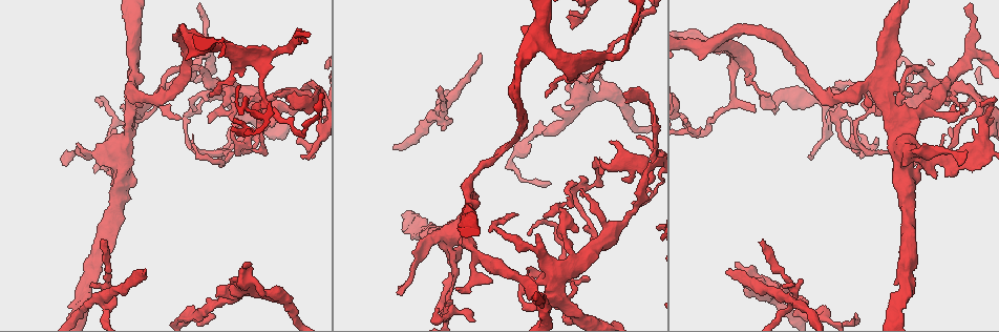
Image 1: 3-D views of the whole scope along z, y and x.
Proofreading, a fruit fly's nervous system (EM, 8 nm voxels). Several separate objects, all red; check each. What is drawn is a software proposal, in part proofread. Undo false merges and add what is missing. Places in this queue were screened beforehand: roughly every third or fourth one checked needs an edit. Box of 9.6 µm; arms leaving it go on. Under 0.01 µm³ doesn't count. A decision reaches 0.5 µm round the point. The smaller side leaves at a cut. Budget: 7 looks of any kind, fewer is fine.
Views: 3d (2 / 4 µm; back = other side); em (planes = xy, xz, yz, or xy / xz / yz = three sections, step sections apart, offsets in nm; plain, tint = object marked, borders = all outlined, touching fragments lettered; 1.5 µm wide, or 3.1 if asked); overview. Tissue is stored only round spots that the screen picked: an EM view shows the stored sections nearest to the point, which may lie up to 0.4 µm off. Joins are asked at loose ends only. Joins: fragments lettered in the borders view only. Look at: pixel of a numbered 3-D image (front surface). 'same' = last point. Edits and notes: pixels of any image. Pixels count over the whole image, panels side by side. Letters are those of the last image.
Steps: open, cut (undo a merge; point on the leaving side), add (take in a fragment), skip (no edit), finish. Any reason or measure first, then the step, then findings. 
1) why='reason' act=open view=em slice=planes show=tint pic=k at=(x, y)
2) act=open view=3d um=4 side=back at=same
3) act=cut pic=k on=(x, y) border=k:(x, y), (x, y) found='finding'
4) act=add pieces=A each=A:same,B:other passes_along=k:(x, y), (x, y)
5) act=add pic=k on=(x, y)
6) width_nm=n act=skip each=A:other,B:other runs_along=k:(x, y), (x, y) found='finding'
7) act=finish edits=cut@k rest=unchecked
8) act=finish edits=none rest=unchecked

why='a fork' act=open view=em slice=xy step=8 show=tint pic=1 at=(140, 111)

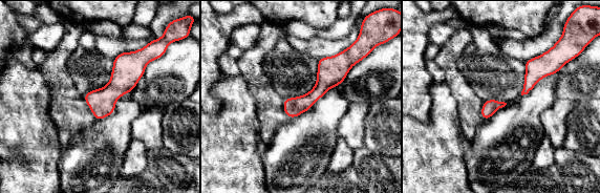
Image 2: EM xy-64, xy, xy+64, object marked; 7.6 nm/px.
why='cut it another way' act=open view=em slice=planes show=tint at=same

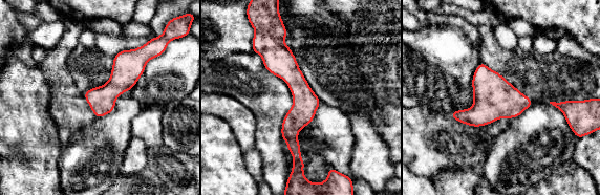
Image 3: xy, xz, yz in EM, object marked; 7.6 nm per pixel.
act=open view=em slice=planes show=borders at=same

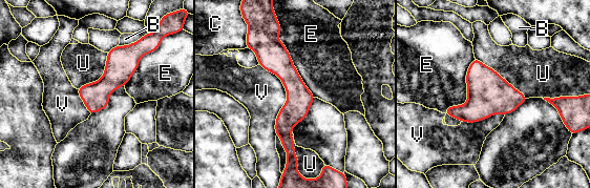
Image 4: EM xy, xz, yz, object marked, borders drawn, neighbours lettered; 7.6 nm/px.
act=skip each=B:other,C:other,E:other,U:other,V:other runs_along=4:(273, 36), (293, 83), (290, 158) found='one cell here'

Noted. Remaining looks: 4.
why='small branch off a trunk' act=open view=3d um=2 pic=1 at=(563, 274)

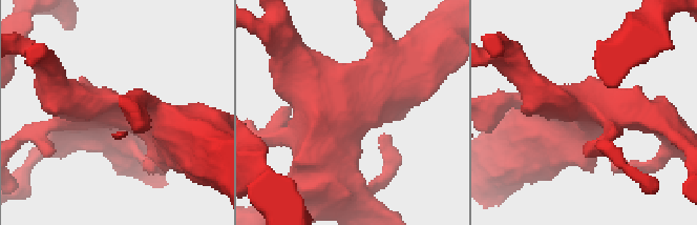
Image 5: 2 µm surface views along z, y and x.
act=open view=em slice=planes show=tint pic=5 at=(589, 109)

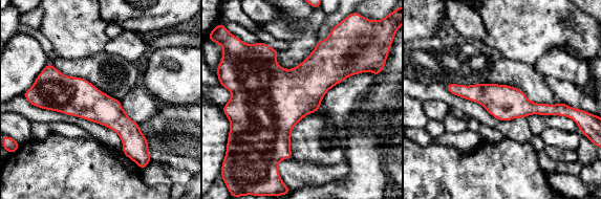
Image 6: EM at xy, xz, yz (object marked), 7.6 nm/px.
act=open view=em slice=planes show=borders at=same

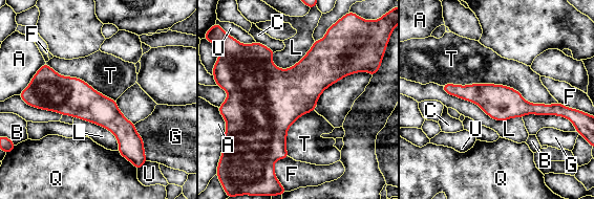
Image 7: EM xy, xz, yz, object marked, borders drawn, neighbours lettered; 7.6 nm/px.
act=skip each=A:other,B:other,C:other,F:other,G:other,L:other,Q:other,T:other,U:other border=7:(441, 86), (494, 119), (522, 117) found='one cell here'

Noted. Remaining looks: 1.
act=finish edits=none rest=unchecked

